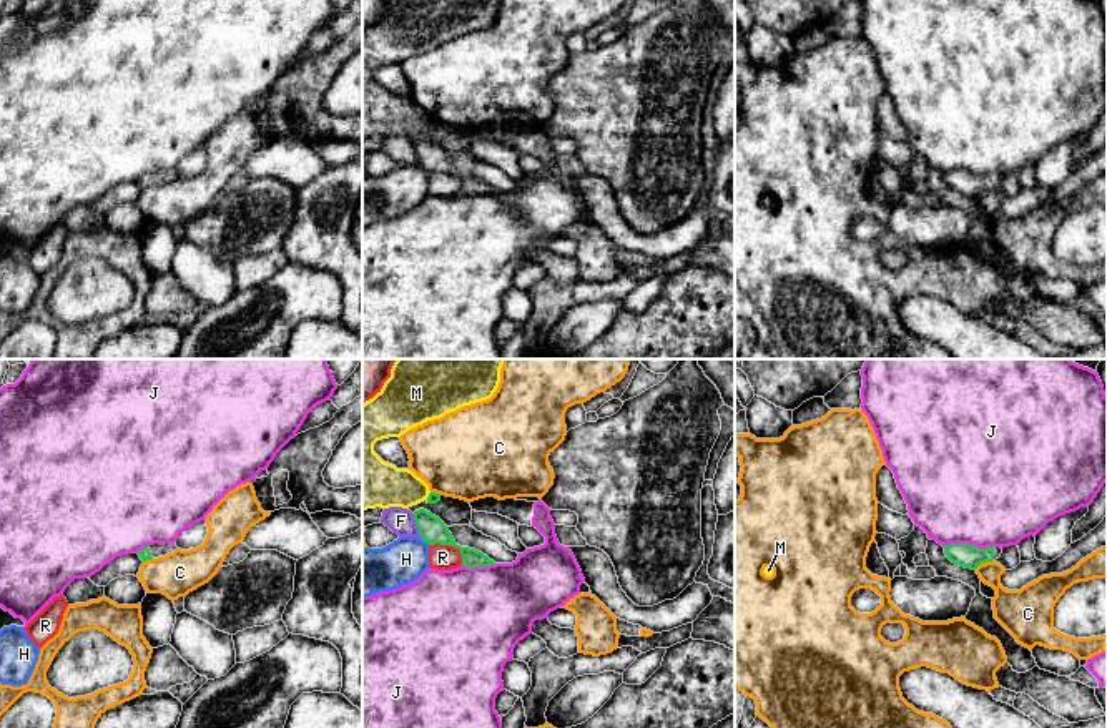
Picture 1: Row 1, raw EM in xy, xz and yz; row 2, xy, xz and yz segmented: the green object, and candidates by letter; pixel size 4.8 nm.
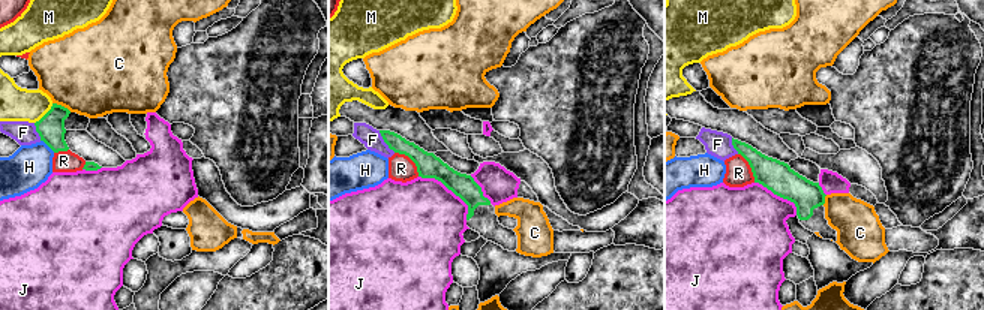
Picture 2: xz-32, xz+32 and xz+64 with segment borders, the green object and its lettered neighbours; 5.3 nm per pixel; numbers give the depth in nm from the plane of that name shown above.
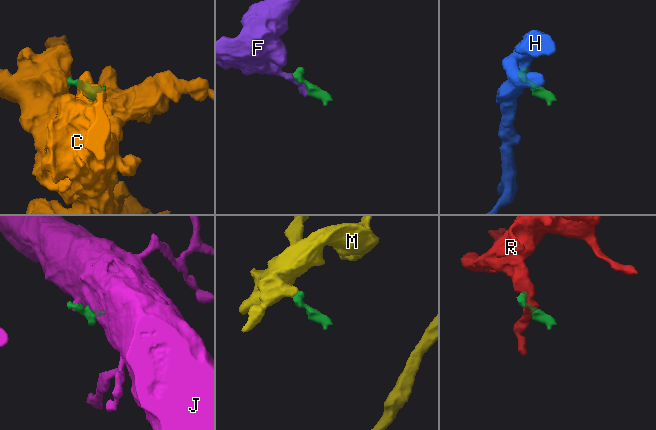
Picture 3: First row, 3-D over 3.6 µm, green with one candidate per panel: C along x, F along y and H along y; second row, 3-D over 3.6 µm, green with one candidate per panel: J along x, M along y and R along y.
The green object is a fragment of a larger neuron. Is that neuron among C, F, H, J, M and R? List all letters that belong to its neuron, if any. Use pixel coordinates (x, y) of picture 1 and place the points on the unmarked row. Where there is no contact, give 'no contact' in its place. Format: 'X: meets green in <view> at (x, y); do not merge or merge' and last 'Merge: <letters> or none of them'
C: meets green in yz at (983, 190); do not merge
F: meets green in xz at (416, 152); do not merge
H: meets green in xz at (426, 168); do not merge
J: meets green in yz at (968, 172); do not merge
M: meets green in xz at (429, 123); do not merge
R: meets green in xz at (451, 172); do not merge
Merge: none of them

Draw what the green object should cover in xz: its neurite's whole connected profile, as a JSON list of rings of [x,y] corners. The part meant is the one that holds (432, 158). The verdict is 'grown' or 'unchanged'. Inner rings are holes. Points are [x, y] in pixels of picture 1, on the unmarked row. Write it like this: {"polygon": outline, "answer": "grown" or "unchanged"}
{"polygon": [[[424,136],[416,138],[412,143],[419,156],[421,166],[429,173],[440,171],[457,175],[462,183],[464,194],[474,196],[495,193],[495,189],[482,180],[457,173],[452,161],[449,160],[449,155],[439,145],[432,143]]], "answer": "unchanged"}

